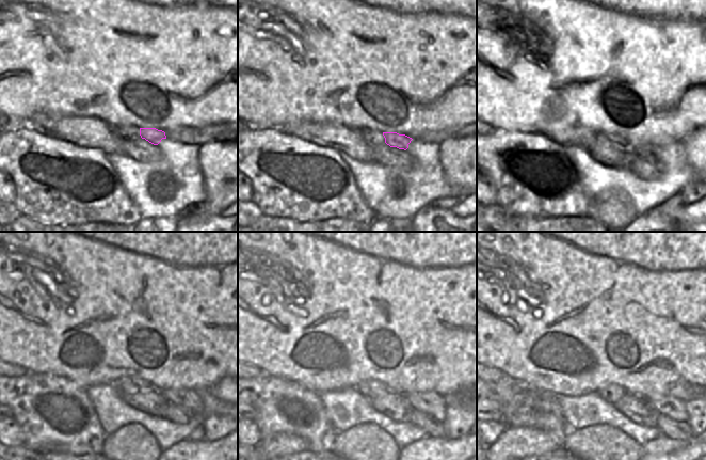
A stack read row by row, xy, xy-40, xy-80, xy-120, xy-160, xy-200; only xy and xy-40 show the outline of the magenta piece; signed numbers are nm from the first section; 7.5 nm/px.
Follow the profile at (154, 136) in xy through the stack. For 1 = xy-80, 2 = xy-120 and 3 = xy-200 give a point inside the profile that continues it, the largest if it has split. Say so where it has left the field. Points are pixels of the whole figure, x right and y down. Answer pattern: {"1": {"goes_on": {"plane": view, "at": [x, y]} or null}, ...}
{"1": {"goes_on": {"plane": "xy-80", "at": [650, 153]}}, "2": {"goes_on": {"plane": "xy-120", "at": [190, 400]}}, "3": {"goes_on": {"plane": "xy-200", "at": [672, 407]}}}

